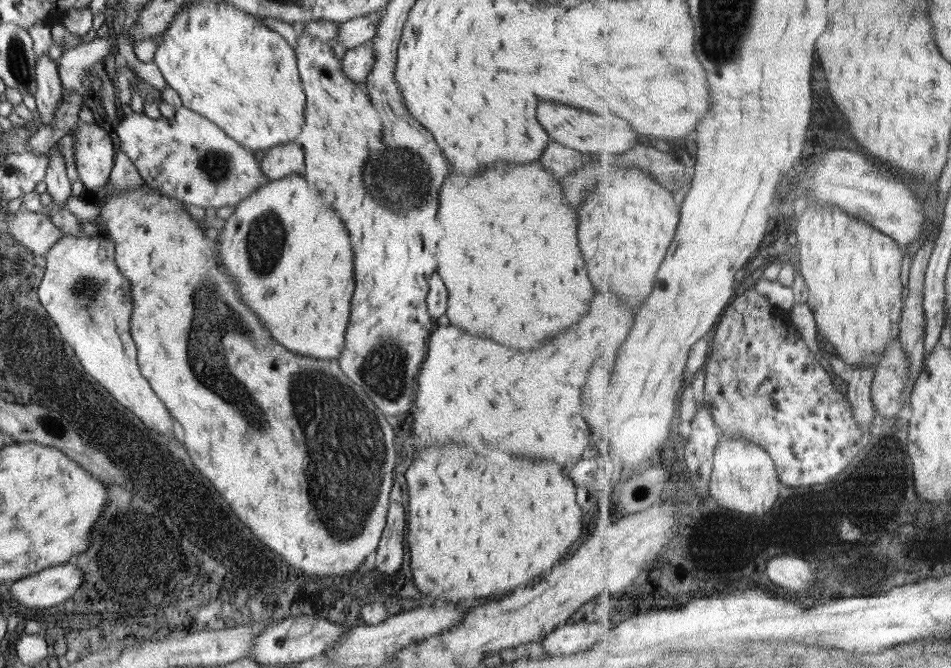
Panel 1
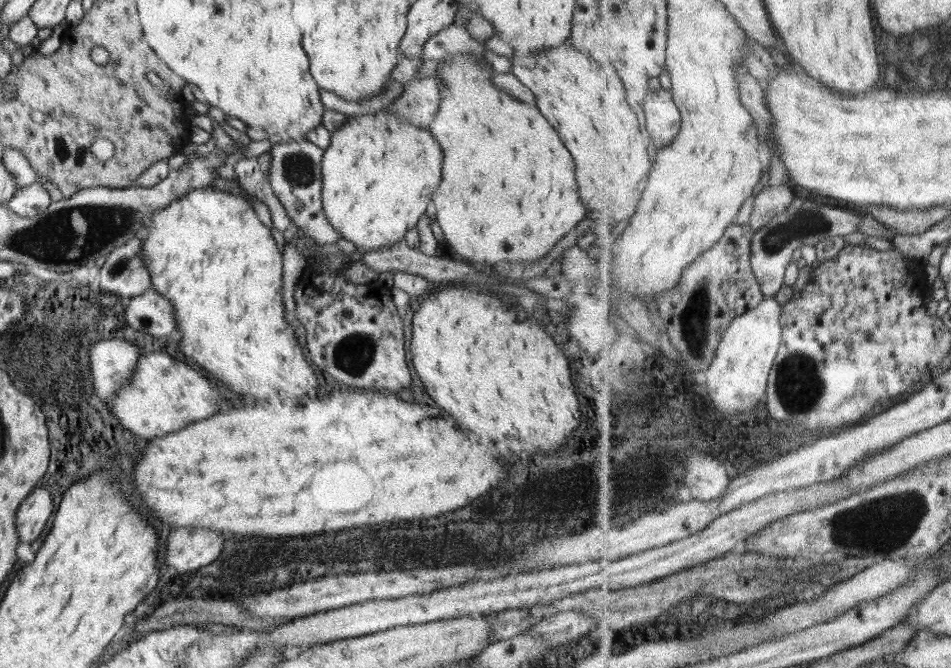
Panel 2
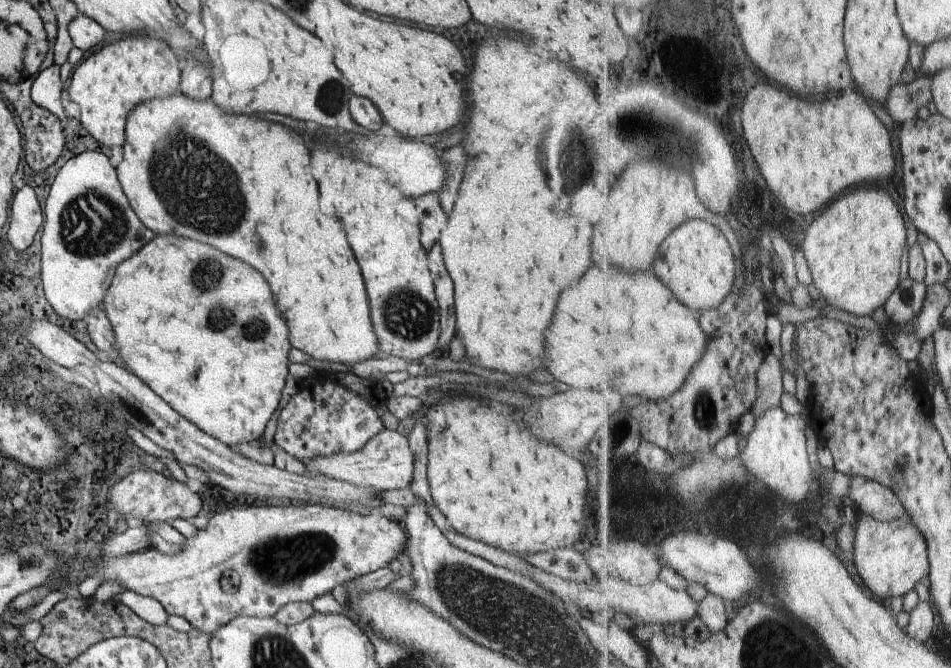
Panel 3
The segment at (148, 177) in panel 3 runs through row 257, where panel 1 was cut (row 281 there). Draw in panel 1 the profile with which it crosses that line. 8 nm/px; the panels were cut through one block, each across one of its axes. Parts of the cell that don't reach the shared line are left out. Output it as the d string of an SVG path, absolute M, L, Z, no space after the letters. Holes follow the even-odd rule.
M300 174L286 176L281 179L268 181L264 185L260 185L252 195L244 198L236 205L234 213L226 219L224 227L217 236L216 249L218 255L216 258L222 262L222 266L228 270L226 274L232 276L232 280L236 282L236 288L244 300L244 304L248 308L254 308L252 312L258 316L260 324L264 324L264 328L270 332L270 336L282 344L286 350L300 354L300 356L312 356L312 358L338 358L338 354L342 352L344 346L344 334L346 334L346 326L348 326L348 316L350 316L350 298L354 292L354 264L352 264L352 248L348 242L348 232L342 224L342 220L338 218L338 214L334 214L334 210L330 208L322 208L318 206L308 190L308 184L304 178L300 178Z

